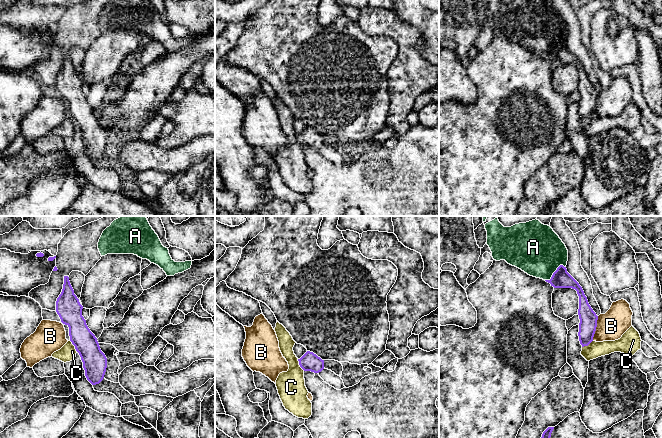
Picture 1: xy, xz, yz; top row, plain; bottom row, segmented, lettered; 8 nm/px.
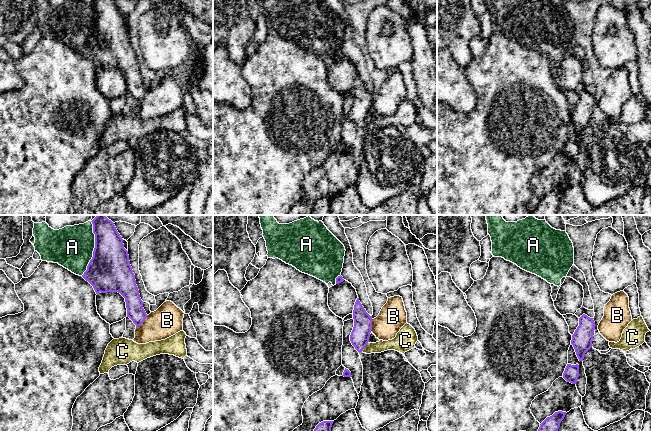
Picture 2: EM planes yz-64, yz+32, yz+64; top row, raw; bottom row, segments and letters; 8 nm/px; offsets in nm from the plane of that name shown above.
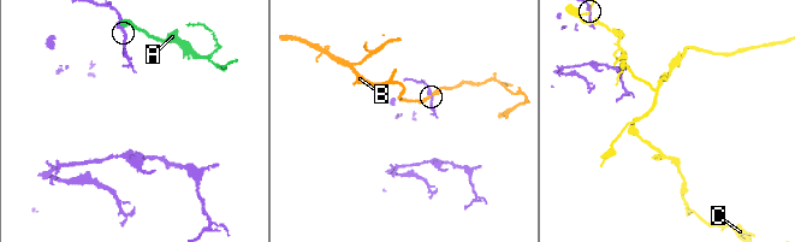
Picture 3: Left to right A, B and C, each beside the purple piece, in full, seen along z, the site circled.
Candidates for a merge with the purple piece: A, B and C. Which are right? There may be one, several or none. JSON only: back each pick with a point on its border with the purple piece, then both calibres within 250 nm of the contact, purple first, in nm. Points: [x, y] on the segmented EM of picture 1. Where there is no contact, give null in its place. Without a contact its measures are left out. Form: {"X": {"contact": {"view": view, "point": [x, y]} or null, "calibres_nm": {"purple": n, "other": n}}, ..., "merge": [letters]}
{"merge": []}

